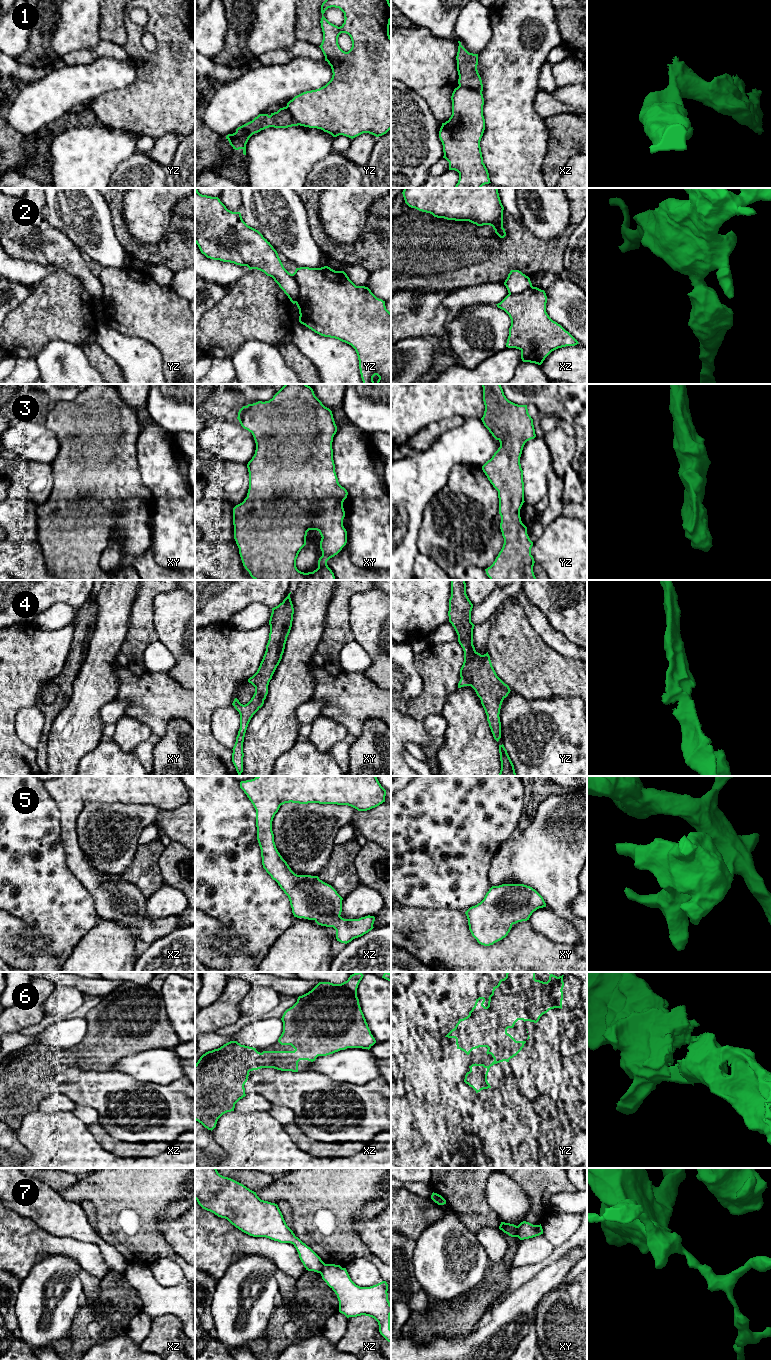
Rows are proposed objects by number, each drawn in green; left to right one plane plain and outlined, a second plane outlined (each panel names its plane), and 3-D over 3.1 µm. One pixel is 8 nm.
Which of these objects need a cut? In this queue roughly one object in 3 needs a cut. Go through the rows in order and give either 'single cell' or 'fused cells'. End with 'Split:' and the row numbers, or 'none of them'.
1: fused cells
2: fused cells
3: single cell
4: single cell
5: single cell
6: single cell
7: fused cells
Split: 1, 2, 7

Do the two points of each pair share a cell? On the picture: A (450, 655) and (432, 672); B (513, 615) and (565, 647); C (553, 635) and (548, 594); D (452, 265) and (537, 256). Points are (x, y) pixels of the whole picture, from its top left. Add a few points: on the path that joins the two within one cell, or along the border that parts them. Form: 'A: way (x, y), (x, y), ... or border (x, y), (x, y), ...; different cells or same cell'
A: way (446, 659), (436, 668); same cell
B: border (522, 606), (528, 622), (548, 645); different cells
C: border (538, 608), (546, 620), (571, 641); different cells
D: way (473, 256), (516, 256); same cell

